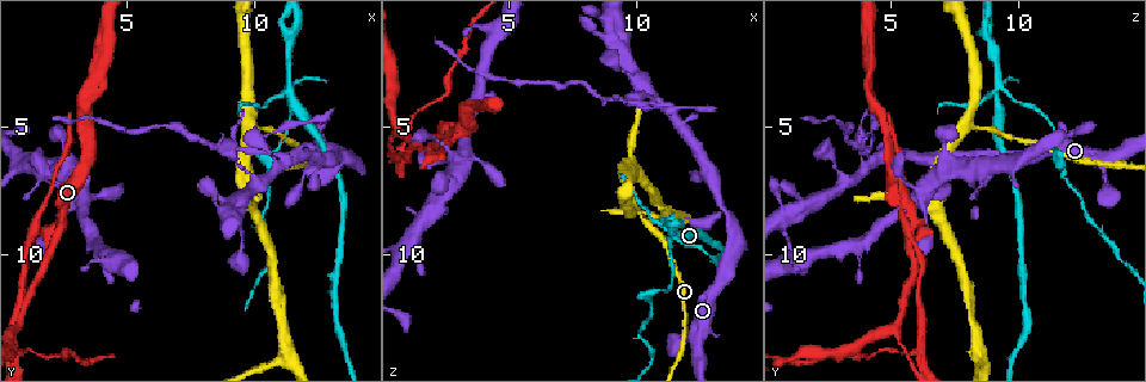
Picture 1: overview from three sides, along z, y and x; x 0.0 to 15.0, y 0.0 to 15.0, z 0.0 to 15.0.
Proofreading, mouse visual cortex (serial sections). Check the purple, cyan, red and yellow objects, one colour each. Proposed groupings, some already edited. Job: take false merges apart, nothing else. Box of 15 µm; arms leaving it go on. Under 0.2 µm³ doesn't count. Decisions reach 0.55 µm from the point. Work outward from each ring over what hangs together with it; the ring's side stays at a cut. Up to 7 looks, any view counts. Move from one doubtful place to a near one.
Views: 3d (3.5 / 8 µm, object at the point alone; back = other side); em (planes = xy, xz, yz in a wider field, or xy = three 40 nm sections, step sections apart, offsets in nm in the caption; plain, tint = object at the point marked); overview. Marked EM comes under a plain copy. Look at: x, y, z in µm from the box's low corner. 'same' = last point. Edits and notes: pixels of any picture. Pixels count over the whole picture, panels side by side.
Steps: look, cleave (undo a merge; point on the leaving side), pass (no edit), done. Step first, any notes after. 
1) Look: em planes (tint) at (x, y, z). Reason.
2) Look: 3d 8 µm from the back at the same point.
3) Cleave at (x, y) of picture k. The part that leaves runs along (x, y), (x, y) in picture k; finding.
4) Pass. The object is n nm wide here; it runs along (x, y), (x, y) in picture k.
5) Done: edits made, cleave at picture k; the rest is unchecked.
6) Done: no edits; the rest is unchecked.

Look: 3d 3.5 µm at (11.0, 12.2, 8.2). Thin neck.

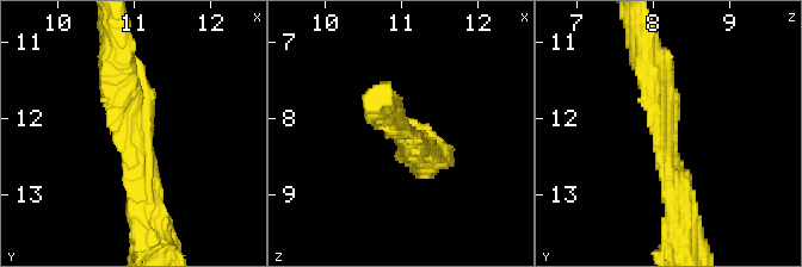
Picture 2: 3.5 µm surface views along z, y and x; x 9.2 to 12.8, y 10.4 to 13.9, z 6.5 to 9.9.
Look: em xy step 2 (tint) at (11.05, 12.25, 8.10). The arms are 350, 350 nm wide; need the tissue.

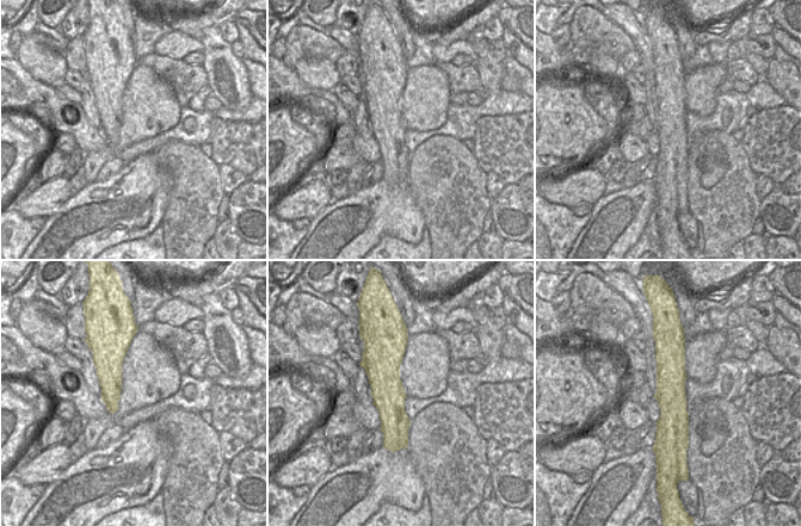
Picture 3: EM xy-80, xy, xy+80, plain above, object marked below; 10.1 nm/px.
Pass. It runs along (394, 342), (390, 407), (402, 445) in picture 3; all the same cell.

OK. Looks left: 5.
Look: 3d 3.5 µm at (11.5, 3.4, 9.1). Arms part here.

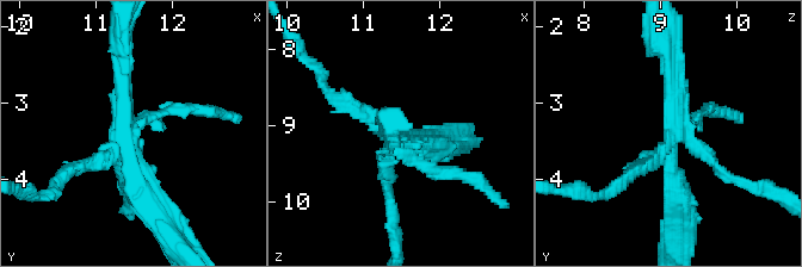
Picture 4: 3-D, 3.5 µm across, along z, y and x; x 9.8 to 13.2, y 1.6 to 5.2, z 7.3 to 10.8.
Look: em xy step 3 (tint) at (11.40, 3.40, 9.15). Need the tissue.

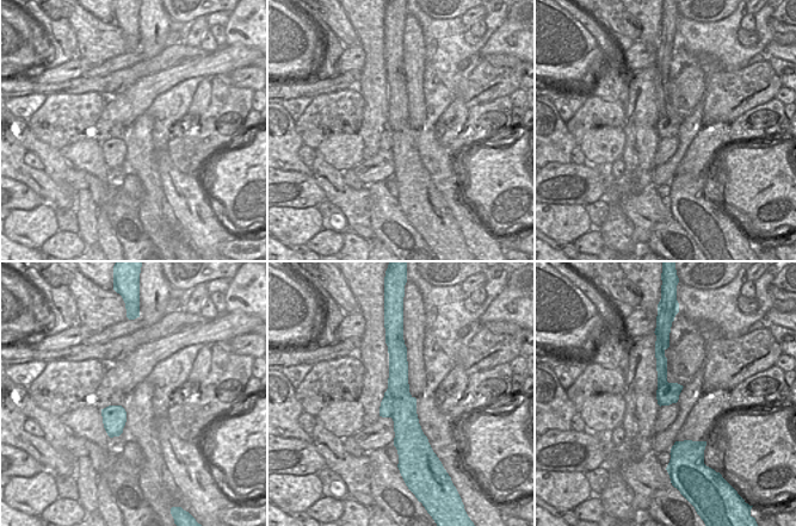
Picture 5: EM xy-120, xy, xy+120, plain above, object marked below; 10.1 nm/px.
Cleave at (167, 111) of picture 4. The part that leaves runs along (674, 136), (683, 131), (723, 172), (765, 187) in picture 4; two cells meet here.

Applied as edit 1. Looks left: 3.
Look: overview. Redraw.

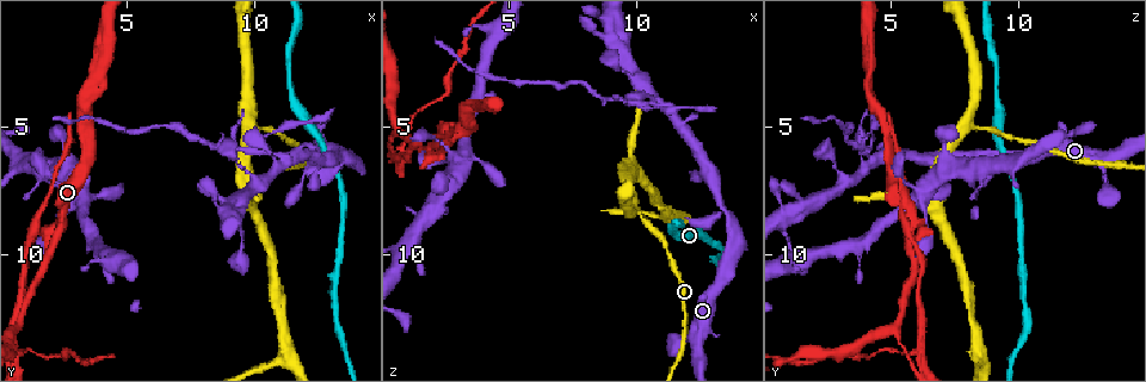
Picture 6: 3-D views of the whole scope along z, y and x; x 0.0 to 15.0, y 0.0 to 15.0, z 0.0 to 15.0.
Look: em planes (tint) at (11.2, 6.3, 4.3). Thick turns thin.

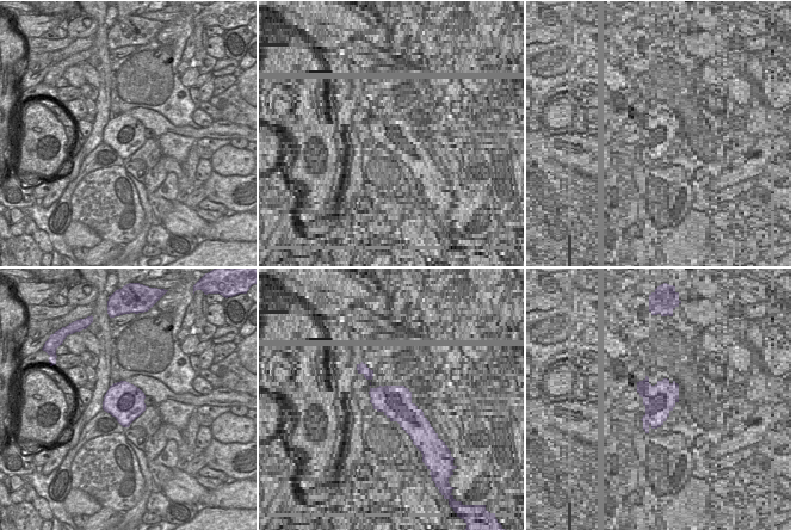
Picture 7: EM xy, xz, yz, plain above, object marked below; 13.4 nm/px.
Look: 3d 3.5 µm at the same point. See where the arms go.

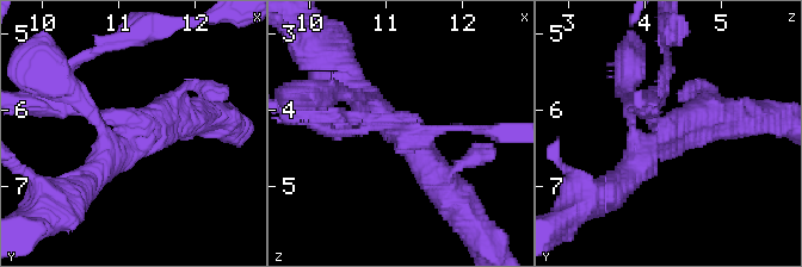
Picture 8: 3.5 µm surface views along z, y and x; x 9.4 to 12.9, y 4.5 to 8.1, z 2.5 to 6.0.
Cleave at (343, 123) of picture 8. The part that leaves runs along (383, 118), (298, 112) in picture 8; a second cell is stuck on.

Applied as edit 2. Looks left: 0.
Done: edits made, cleave at picture 4, cleave at picture 8; the rest is unchecked.

